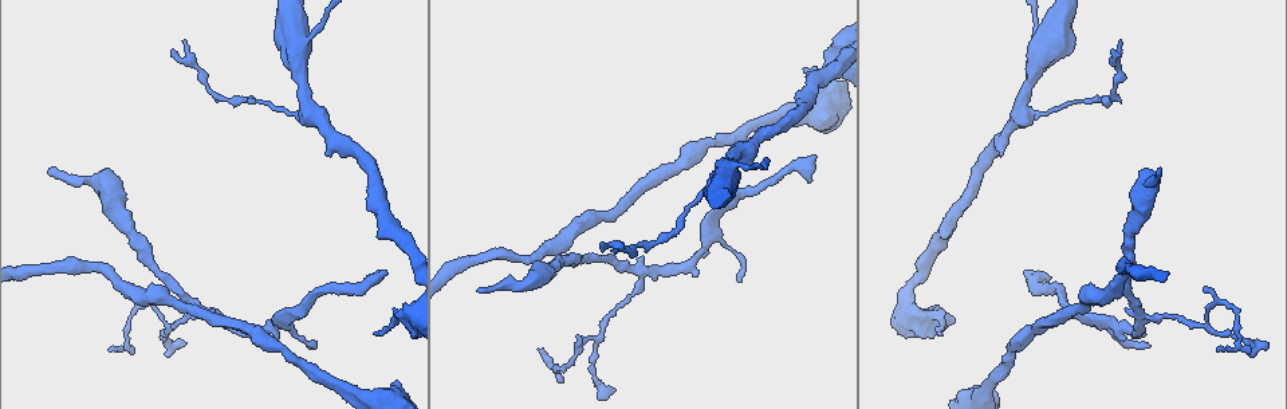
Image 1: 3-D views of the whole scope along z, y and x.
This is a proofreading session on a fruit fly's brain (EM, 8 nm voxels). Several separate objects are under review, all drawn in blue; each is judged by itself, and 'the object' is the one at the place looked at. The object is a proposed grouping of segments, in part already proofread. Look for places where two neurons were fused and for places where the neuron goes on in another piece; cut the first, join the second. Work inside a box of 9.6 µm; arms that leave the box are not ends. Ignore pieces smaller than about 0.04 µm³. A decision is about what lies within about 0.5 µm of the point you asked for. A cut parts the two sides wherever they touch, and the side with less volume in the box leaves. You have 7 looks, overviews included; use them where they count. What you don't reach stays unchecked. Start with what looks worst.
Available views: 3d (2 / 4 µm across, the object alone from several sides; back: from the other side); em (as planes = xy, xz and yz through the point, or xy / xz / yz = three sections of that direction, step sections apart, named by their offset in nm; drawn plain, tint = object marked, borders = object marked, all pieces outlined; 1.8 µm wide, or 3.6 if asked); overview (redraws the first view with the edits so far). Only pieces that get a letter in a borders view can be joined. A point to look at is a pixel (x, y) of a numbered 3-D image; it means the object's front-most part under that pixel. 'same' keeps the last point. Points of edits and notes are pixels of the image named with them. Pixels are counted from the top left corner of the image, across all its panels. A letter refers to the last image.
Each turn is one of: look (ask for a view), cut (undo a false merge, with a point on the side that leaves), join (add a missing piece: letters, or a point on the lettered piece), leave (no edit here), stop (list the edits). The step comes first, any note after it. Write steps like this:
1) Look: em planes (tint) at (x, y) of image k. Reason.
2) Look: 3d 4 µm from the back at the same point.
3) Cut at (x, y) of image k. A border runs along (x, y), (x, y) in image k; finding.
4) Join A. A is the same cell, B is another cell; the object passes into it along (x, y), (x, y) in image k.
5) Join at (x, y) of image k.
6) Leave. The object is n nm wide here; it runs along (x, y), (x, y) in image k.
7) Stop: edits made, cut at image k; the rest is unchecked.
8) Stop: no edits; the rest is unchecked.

Look: em planes (borders) at (1025, 270) of image 1. End of a long branch.

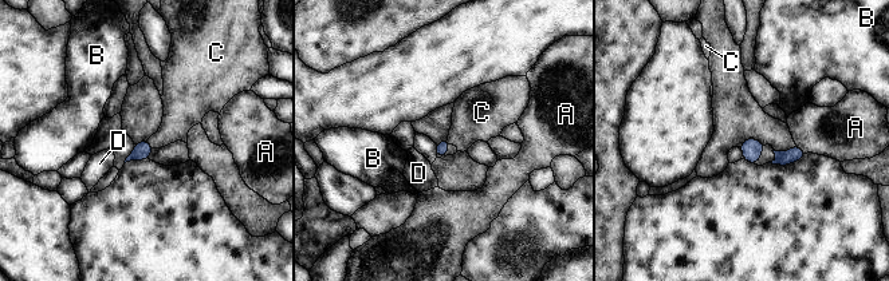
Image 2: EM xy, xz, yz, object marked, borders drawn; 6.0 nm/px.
Join C. The longest contact is with A, 90 nm; C is the same cell, A, B and D are other cells; it goes on there.

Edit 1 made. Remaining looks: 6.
Look: em planes (borders) at (211, 309) of image 1. Arms part here.

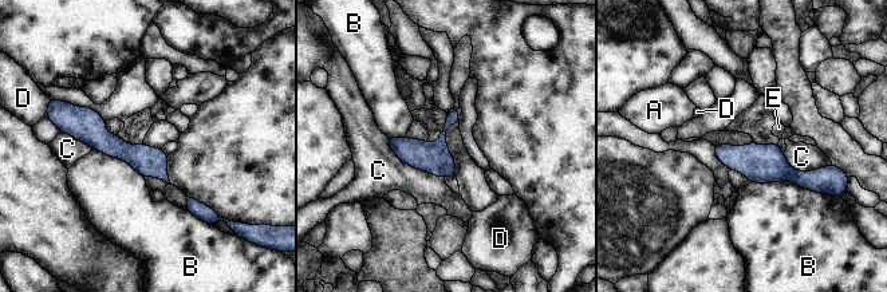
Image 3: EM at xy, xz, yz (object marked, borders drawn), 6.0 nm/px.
Leave. A, B, C, D and E are other cells; a border runs along (751, 181), (792, 181), (826, 194) in image 3; one neuron here.

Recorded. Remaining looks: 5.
Look: em planes (borders) at (938, 331) of image 1. An open end.

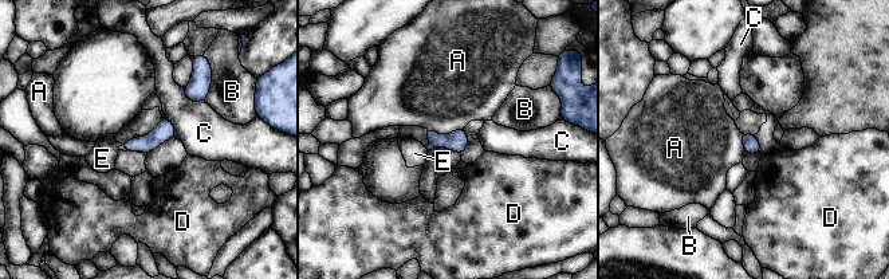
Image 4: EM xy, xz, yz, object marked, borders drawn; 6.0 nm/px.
Leave. The longest contact is with B, 180 nm; A, B, C, D and E are other cells; no lettered piece goes on from it.

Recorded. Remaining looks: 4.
Stop: edits made, join at image 2; the rest is unchecked.

